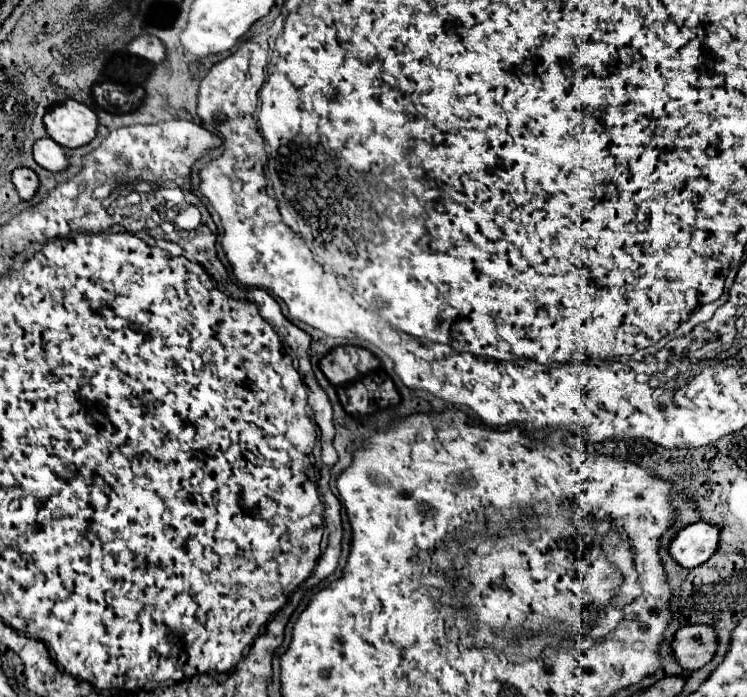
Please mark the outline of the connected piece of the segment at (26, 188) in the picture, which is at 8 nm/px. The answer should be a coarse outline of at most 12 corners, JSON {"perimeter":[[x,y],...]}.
{"perimeter":[[29,168],[13,170],[11,180],[23,200],[39,190],[39,178]]}

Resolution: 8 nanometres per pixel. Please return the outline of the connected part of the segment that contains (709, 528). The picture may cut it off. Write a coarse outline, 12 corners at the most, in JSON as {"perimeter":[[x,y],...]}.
{"perimeter":[[687,526],[671,542],[671,556],[685,568],[707,562],[721,528]]}

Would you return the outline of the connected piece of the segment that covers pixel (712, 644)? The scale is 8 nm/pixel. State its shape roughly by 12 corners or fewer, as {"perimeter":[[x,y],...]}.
{"perimeter":[[685,626],[673,640],[685,670],[703,668],[717,652],[713,626]]}

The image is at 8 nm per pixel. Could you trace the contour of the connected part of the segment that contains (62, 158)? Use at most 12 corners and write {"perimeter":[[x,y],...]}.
{"perimeter":[[49,136],[35,142],[33,158],[51,172],[69,168],[65,148]]}

